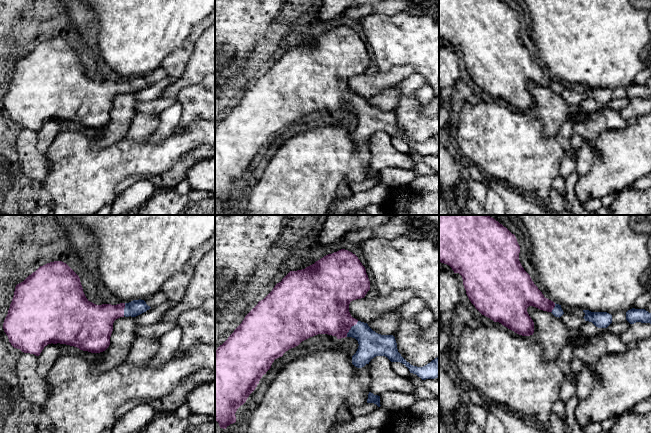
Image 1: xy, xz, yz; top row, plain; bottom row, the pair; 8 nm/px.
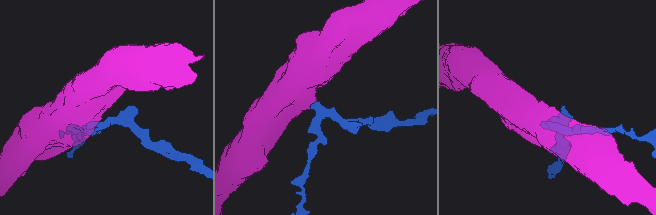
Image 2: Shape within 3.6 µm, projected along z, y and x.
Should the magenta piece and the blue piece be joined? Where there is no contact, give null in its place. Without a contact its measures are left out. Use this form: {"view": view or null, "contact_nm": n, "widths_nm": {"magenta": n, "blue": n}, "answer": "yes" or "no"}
{"view": "xz", "contact_nm": 160, "widths_nm": {"magenta": 380, "blue": 200}, "answer": "yes"}

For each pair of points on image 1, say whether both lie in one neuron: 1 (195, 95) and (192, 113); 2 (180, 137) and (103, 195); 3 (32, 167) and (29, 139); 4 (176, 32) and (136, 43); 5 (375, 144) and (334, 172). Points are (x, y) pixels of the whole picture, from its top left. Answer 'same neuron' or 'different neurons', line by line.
1: same neuron
2: same neuron
3: same neuron
4: same neuron
5: different neurons

